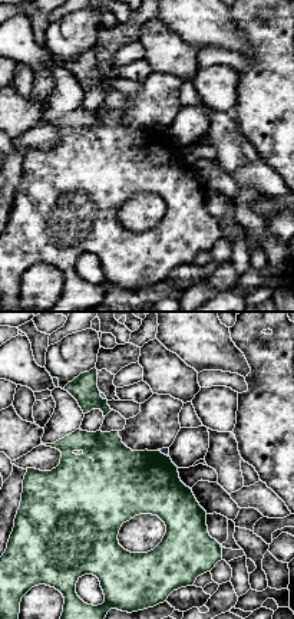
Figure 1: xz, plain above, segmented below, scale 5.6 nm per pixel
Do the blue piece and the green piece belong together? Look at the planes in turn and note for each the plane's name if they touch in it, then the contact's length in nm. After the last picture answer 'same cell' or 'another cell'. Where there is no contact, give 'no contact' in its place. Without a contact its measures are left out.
contact in xz; length 80 nm

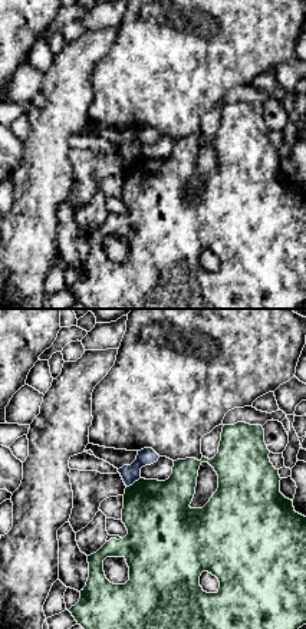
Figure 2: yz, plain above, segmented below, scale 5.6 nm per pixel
contact in yz; length 100 nm

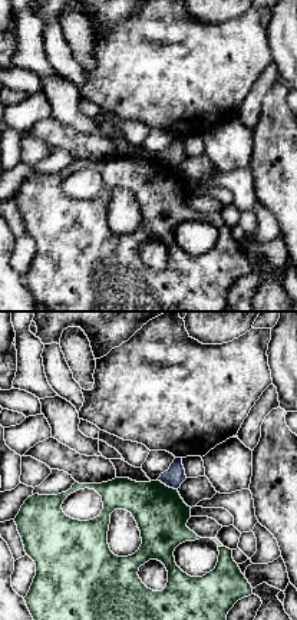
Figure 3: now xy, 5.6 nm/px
contact in xy; length 130 nm

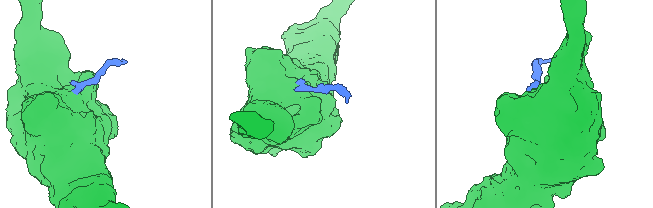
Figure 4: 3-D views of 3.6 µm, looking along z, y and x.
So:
same cell

